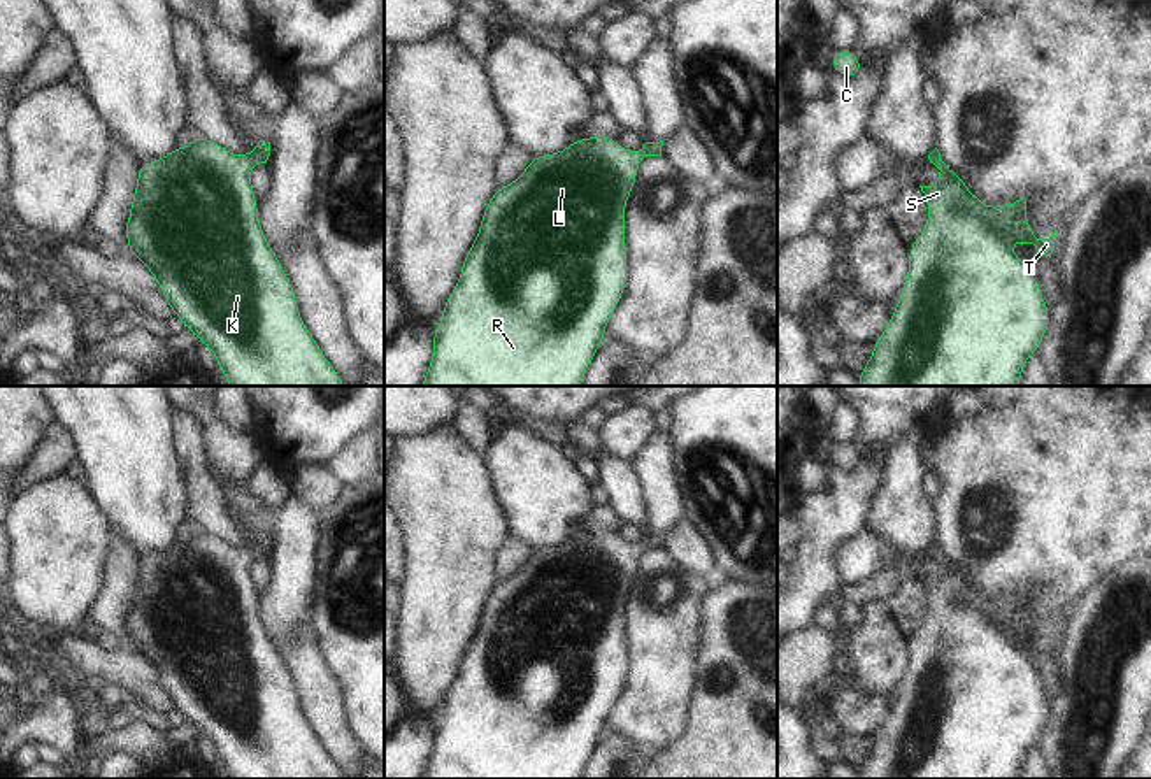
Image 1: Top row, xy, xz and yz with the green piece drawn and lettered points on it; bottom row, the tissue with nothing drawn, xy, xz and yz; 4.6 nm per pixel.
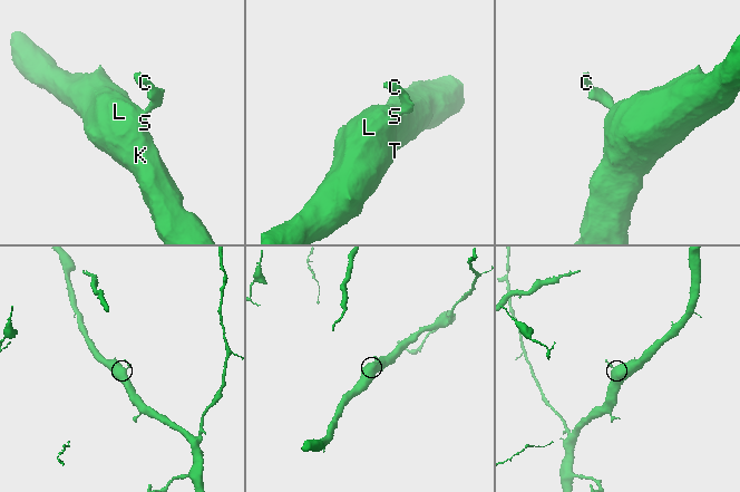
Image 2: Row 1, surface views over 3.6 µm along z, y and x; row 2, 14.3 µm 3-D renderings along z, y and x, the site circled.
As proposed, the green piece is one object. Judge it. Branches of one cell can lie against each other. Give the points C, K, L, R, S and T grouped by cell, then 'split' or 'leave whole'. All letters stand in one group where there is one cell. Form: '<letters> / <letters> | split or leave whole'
C K L R S T | leave whole

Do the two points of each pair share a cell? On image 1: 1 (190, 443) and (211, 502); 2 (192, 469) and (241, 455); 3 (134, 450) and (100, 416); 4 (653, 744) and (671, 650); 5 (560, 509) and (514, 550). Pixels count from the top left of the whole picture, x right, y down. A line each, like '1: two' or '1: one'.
1: one
2: two
3: one
4: one
5: two

